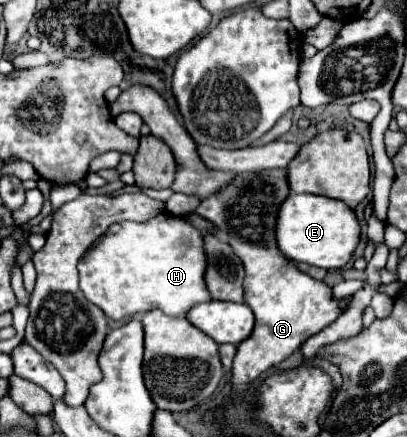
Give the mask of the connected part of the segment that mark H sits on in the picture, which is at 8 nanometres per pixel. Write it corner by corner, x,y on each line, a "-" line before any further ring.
162,212
144,223
112,224
78,262
80,290
84,292
88,302
96,304
112,320
122,320
126,316
134,316
156,308
170,316
184,316
194,304
212,300
204,284
204,268
206,258
202,250
202,232
192,228
186,220
170,216
168,212

